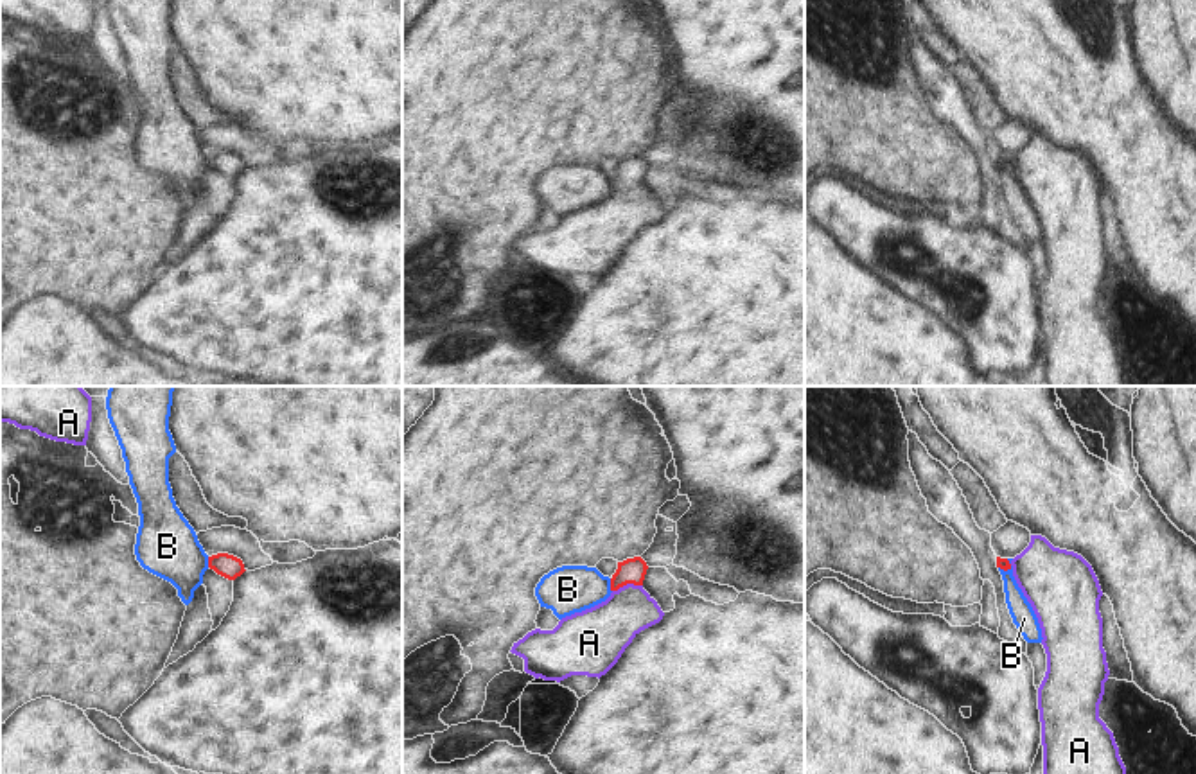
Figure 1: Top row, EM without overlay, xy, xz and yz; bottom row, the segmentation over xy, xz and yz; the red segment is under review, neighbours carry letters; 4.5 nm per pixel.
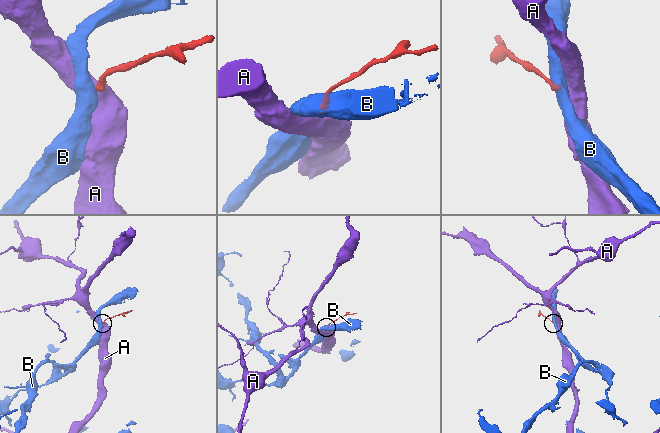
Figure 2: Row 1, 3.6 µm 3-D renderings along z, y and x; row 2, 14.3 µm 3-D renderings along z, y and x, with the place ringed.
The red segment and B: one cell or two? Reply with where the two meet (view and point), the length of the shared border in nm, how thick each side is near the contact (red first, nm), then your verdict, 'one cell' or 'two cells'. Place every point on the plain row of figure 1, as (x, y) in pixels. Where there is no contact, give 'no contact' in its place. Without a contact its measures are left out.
xz (611, 184) | 60 nm | 110/220 nm | two cells

